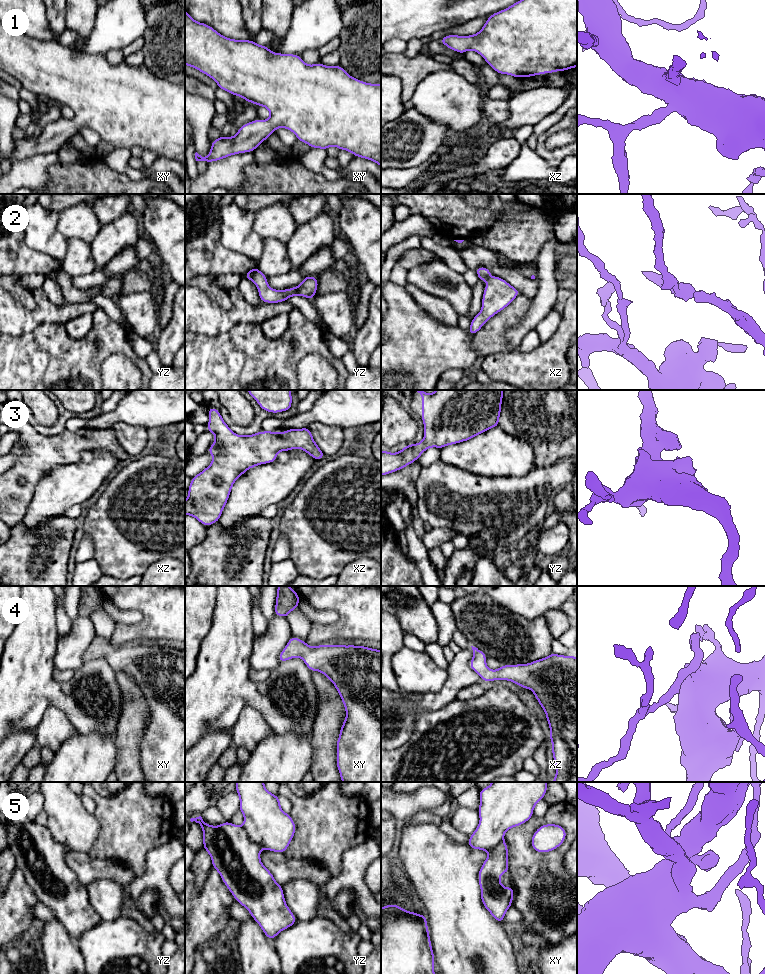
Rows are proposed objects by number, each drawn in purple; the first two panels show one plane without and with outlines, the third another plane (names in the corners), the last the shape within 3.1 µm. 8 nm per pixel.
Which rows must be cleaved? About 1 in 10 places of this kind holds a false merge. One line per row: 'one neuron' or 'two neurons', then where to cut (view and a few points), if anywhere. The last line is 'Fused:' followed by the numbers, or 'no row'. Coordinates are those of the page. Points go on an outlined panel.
1: one neuron | no cut
2: one neuron | no cut
3: one neuron | no cut
4: one neuron | no cut
5: one neuron | no cut
Fused: no row

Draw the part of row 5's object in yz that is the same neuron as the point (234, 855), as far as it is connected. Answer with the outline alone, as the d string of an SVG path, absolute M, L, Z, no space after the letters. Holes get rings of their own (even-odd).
M236 782L235 791L240 798L239 810L244 815L243 826L228 821L211 826L201 816L191 818L190 821L195 821L201 826L203 848L210 855L212 867L218 871L235 901L249 911L266 937L274 940L281 931L294 925L297 920L286 905L283 887L262 864L260 853L262 848L284 853L294 837L296 825L291 815L282 811L279 796L270 793L265 788L264 782Z

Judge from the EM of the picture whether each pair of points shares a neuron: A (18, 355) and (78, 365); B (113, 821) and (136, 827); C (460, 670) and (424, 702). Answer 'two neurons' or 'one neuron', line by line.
A: one neuron
B: one neuron
C: one neuron

